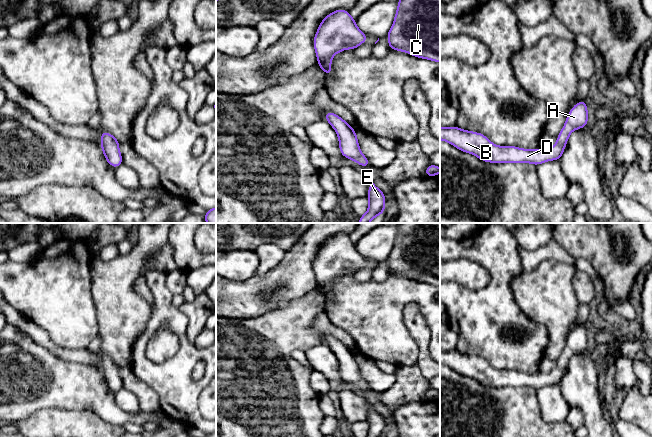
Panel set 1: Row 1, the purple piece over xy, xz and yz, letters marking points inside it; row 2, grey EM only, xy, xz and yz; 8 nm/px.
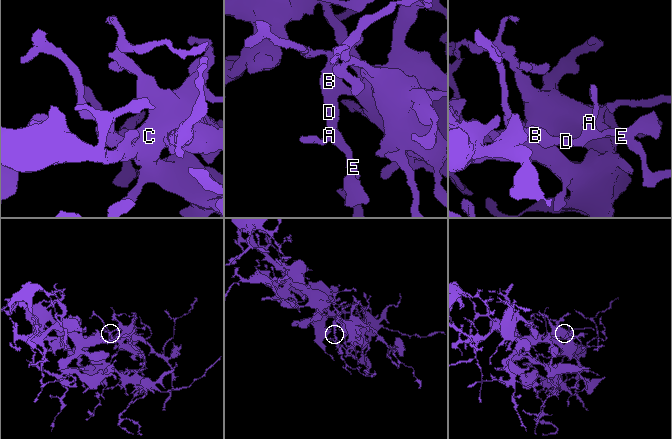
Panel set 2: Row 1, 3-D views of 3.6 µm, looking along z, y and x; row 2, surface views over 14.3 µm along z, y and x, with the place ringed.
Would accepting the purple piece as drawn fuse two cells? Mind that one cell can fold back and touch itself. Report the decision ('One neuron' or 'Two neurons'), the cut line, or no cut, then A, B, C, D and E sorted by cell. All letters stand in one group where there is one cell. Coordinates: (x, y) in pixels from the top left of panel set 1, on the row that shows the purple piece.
One neuron. No split. Groups: A B C D E

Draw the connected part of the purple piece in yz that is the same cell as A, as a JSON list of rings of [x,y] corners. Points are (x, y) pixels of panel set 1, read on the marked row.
[[[581,100],[568,113],[565,124],[557,136],[557,143],[546,150],[497,146],[482,133],[463,130],[456,126],[440,127],[440,140],[450,143],[463,152],[475,155],[481,161],[490,163],[531,163],[537,166],[547,161],[561,160],[571,132],[582,129],[587,124],[587,102]]]

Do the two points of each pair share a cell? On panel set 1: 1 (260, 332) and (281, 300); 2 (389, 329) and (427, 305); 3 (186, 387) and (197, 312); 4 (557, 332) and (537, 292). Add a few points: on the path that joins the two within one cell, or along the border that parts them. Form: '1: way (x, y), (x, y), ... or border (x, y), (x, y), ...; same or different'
1: border (297, 300), (253, 318); different
2: way (389, 316), (406, 299), (414, 299); same
3: border (187, 319), (186, 337), (193, 343); different
4: way (557, 322), (557, 312), (547, 302); same

